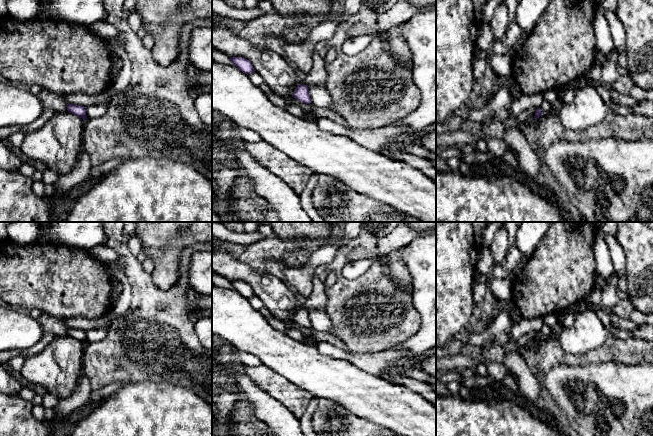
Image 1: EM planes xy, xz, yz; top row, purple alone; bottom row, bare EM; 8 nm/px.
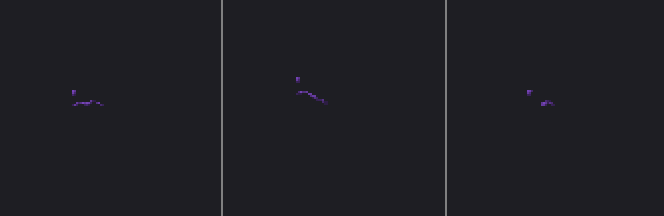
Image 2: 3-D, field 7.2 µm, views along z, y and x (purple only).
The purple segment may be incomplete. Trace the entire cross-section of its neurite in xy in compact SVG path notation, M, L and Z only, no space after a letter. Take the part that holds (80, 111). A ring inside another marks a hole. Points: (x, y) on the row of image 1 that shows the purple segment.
M68 103L67 110L68 112L71 112L72 114L78 116L79 118L82 118L83 120L87 119L86 107L84 106L73 105Z

